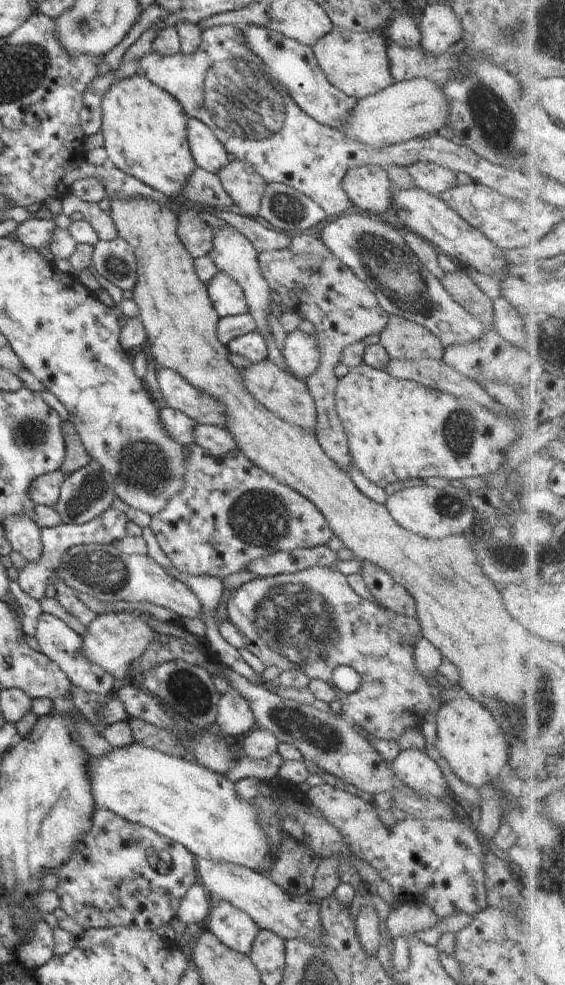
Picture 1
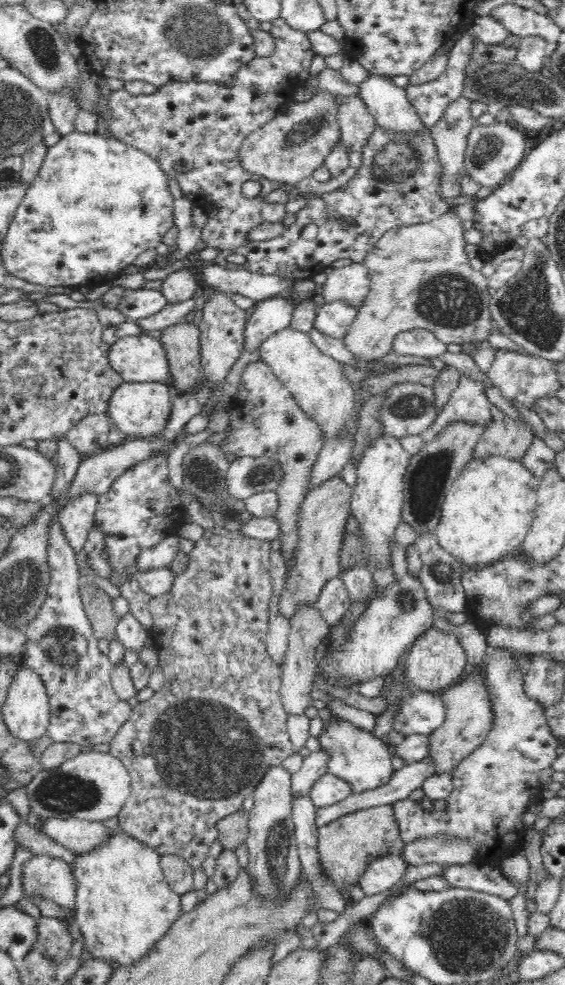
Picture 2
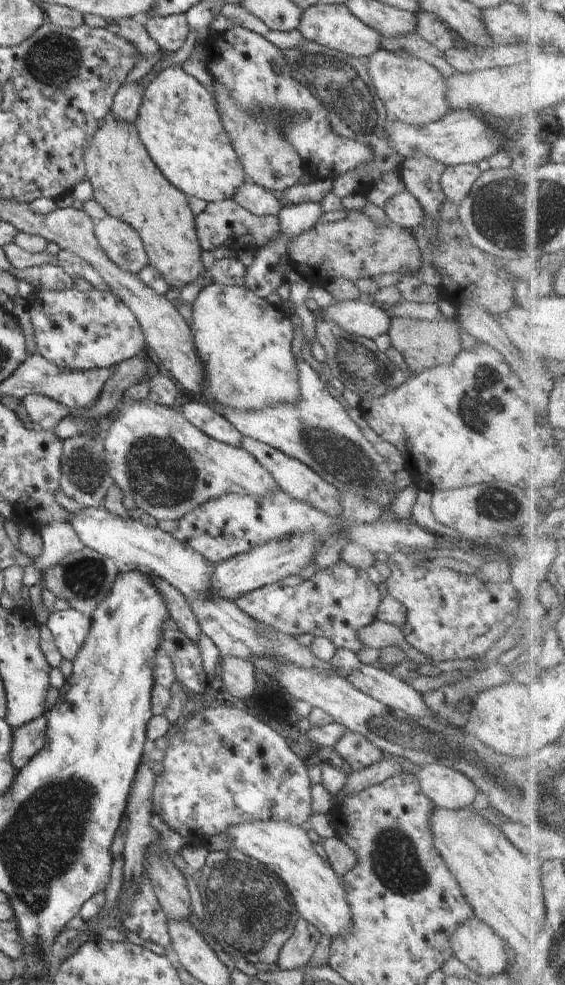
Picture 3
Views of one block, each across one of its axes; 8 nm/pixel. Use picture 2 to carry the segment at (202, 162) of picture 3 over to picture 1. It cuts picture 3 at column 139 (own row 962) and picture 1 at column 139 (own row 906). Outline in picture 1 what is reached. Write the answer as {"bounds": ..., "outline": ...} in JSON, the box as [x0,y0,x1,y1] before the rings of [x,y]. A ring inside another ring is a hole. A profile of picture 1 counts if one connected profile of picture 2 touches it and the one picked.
{"bounds":[101,73,198,199],"outline":[[[136,73],[112,83],[103,96],[101,105],[103,108],[101,130],[105,138],[103,147],[109,154],[108,167],[120,170],[128,177],[134,177],[142,184],[165,194],[169,199],[179,198],[179,193],[183,191],[192,173],[198,167],[187,139],[189,118],[180,103],[171,94]]]}

